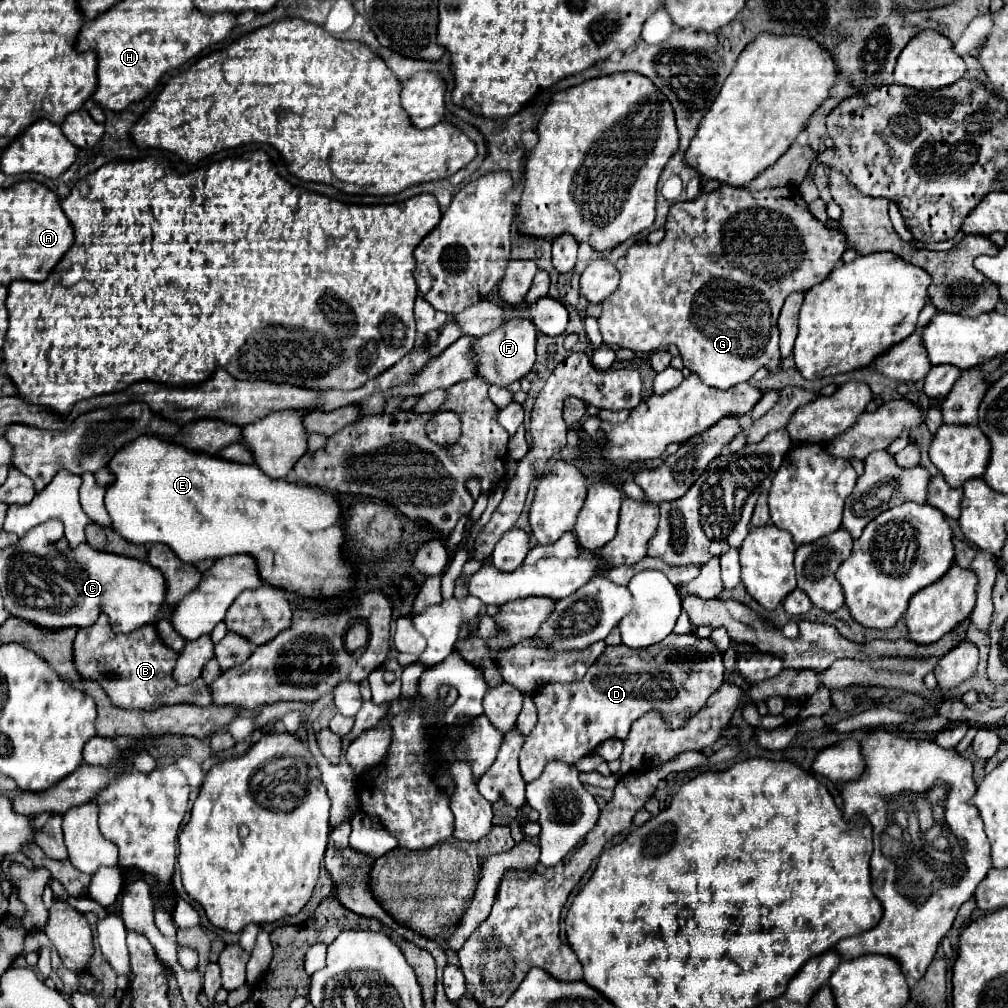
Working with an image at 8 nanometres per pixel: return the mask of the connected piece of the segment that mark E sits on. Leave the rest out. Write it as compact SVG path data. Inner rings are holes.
M140 435L138 439L134 439L134 443L124 445L108 463L112 481L106 487L106 511L112 519L112 527L130 543L138 543L138 545L148 545L148 543L164 543L168 547L172 547L172 551L176 551L176 555L180 559L184 559L184 563L198 563L204 559L218 559L224 555L236 555L236 553L252 553L252 557L258 561L260 567L260 575L264 575L264 579L276 587L288 589L288 591L296 591L304 597L314 597L314 595L324 595L324 597L332 597L332 595L340 595L340 593L348 593L352 589L352 567L350 563L344 563L344 555L340 555L340 543L344 533L340 531L340 505L336 503L336 499L320 489L310 489L310 487L300 487L296 483L288 483L284 479L272 479L268 477L262 469L258 469L256 465L242 465L242 463L234 463L228 459L220 459L214 455L204 455L204 453L196 453L190 451L182 445L170 443L160 439L158 435Z

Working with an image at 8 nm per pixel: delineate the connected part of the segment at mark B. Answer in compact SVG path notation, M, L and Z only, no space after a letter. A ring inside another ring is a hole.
M100 613L98 621L94 625L80 627L76 633L76 639L74 639L74 667L76 667L76 671L80 673L82 679L96 681L106 691L112 705L116 705L120 709L154 711L154 709L164 707L164 705L180 705L180 703L210 707L214 701L212 701L212 693L210 693L204 679L194 679L192 683L182 685L172 677L172 669L174 669L176 661L178 661L178 653L172 651L164 641L160 641L160 635L158 635L154 625L145 625L138 631L129 634L114 633L106 613Z

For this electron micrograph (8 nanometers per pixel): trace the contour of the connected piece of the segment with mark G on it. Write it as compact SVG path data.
M720 185L712 193L702 193L696 201L674 203L670 207L668 221L666 221L664 229L666 229L666 235L664 235L664 239L660 243L656 243L656 245L652 245L652 243L634 243L628 249L626 257L618 259L616 267L620 271L620 285L612 295L608 295L602 301L602 315L598 317L604 343L634 349L634 351L644 353L644 355L648 355L652 351L658 351L658 349L664 349L664 347L674 343L680 349L680 355L684 359L684 367L694 371L694 373L698 373L704 379L704 383L708 383L710 387L720 387L720 389L728 389L728 387L732 387L736 383L748 381L760 367L768 367L770 371L778 371L778 367L780 367L780 351L778 351L778 323L776 321L778 321L778 313L780 313L780 307L782 307L784 299L794 291L804 293L812 285L816 285L822 279L826 279L832 273L832 269L836 267L836 263L840 263L842 253L848 247L844 233L840 229L828 229L824 223L820 223L810 213L808 203L802 199L802 195L796 189L772 189L772 191L762 191L762 193L754 195L748 189Z

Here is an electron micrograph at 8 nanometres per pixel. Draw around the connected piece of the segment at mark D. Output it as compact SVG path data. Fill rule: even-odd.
M694 633L670 635L668 645L656 643L648 647L648 653L654 653L654 657L636 657L634 653L640 649L630 649L626 645L608 647L608 653L612 651L618 655L602 655L582 681L564 685L548 683L534 695L538 723L526 737L520 751L520 771L526 783L538 779L550 761L574 765L606 739L616 737L624 741L632 723L650 711L658 711L662 717L666 717L666 725L672 729L682 727L684 723L678 719L678 713L688 711L690 717L694 717L710 695L714 695L724 683L724 653L710 637L702 639ZM672 637L680 639L674 641Z

